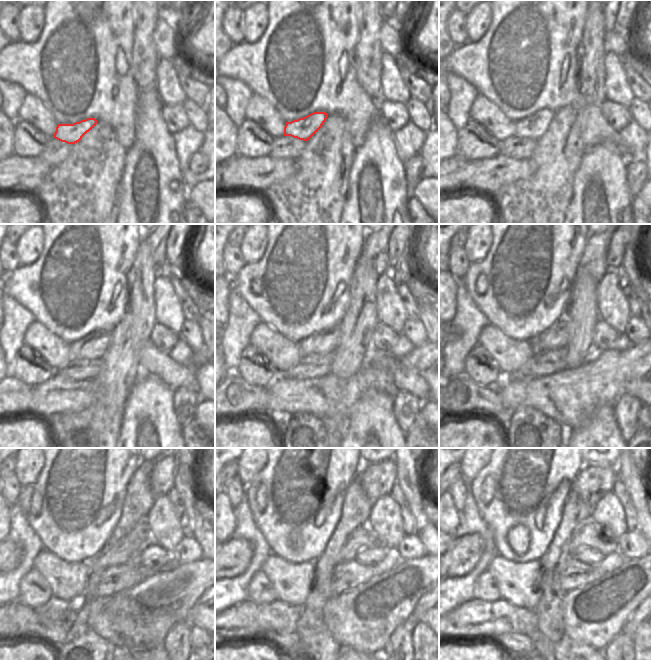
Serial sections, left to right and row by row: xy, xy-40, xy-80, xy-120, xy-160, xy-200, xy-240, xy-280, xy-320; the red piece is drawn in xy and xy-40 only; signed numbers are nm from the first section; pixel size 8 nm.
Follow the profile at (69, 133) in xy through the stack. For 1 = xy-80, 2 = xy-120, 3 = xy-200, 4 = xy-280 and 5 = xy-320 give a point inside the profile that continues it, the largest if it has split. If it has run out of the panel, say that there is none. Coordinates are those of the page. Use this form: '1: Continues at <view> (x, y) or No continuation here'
1: Continues at xy-80 (533, 126)
2: Continues at xy-120 (93, 346)
3: Continues at xy-200 (559, 334)
4: Continues at xy-280 (362, 537)
5: Continues at xy-320 (588, 535).

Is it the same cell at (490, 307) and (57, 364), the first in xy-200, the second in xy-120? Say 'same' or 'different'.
different

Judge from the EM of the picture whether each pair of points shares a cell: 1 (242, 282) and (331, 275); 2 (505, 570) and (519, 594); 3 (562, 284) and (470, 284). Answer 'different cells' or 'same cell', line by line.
1: same cell
2: same cell
3: same cell

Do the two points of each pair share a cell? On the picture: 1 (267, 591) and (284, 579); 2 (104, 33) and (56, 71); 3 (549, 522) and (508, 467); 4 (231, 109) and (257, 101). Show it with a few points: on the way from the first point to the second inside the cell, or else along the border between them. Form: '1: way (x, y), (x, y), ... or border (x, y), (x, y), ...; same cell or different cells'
1: border (260, 569), (271, 583), (278, 599); different cells
2: way (92, 38), (68, 62); same cell
3: way (534, 510), (530, 508), (530, 489), (523, 482); same cell
4: border (253, 93), (246, 107), (245, 119); different cells

